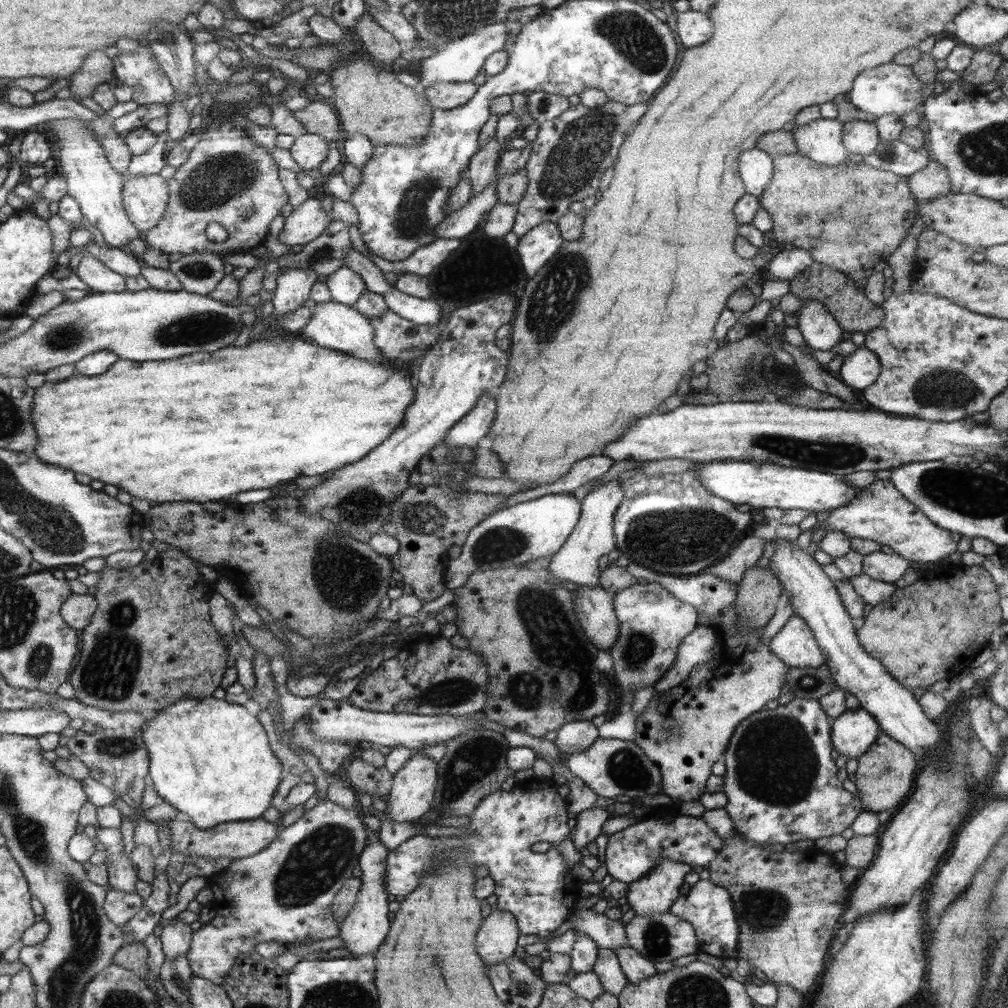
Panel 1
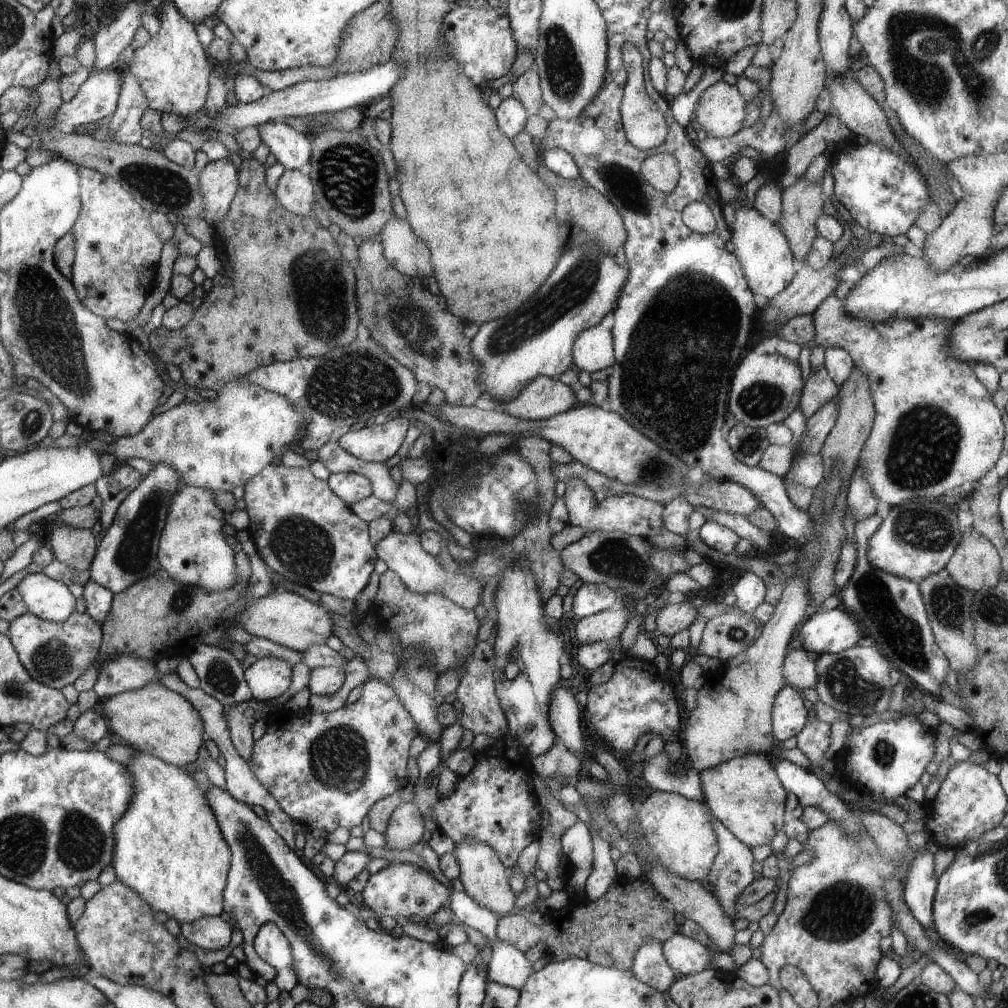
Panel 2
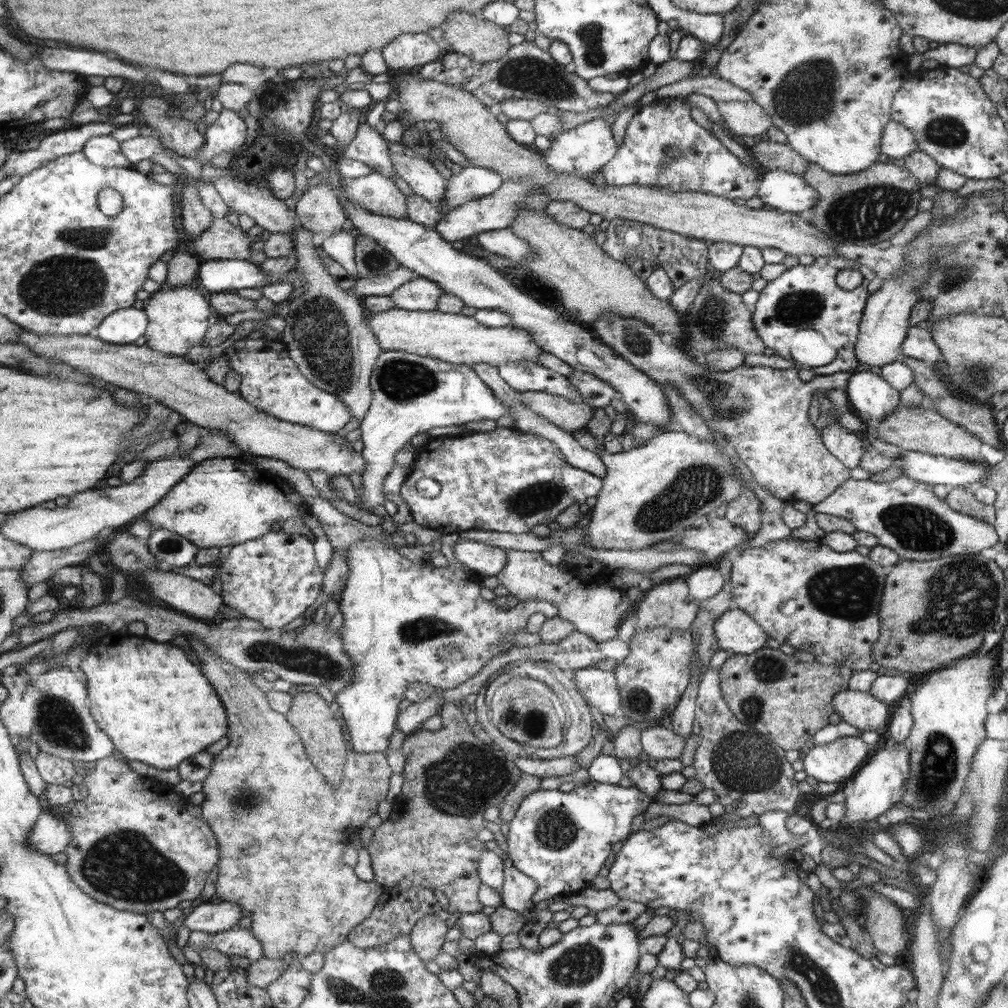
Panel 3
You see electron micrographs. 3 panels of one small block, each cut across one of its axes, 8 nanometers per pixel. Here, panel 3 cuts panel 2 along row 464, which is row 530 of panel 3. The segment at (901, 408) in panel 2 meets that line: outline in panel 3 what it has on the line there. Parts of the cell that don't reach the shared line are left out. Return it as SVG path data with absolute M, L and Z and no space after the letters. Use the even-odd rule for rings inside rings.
M905 475L884 483L850 479L812 510L852 522L856 531L874 534L880 545L895 550L902 559L925 561L950 555L983 554L1000 542L994 526L956 512L934 495L932 485Z

